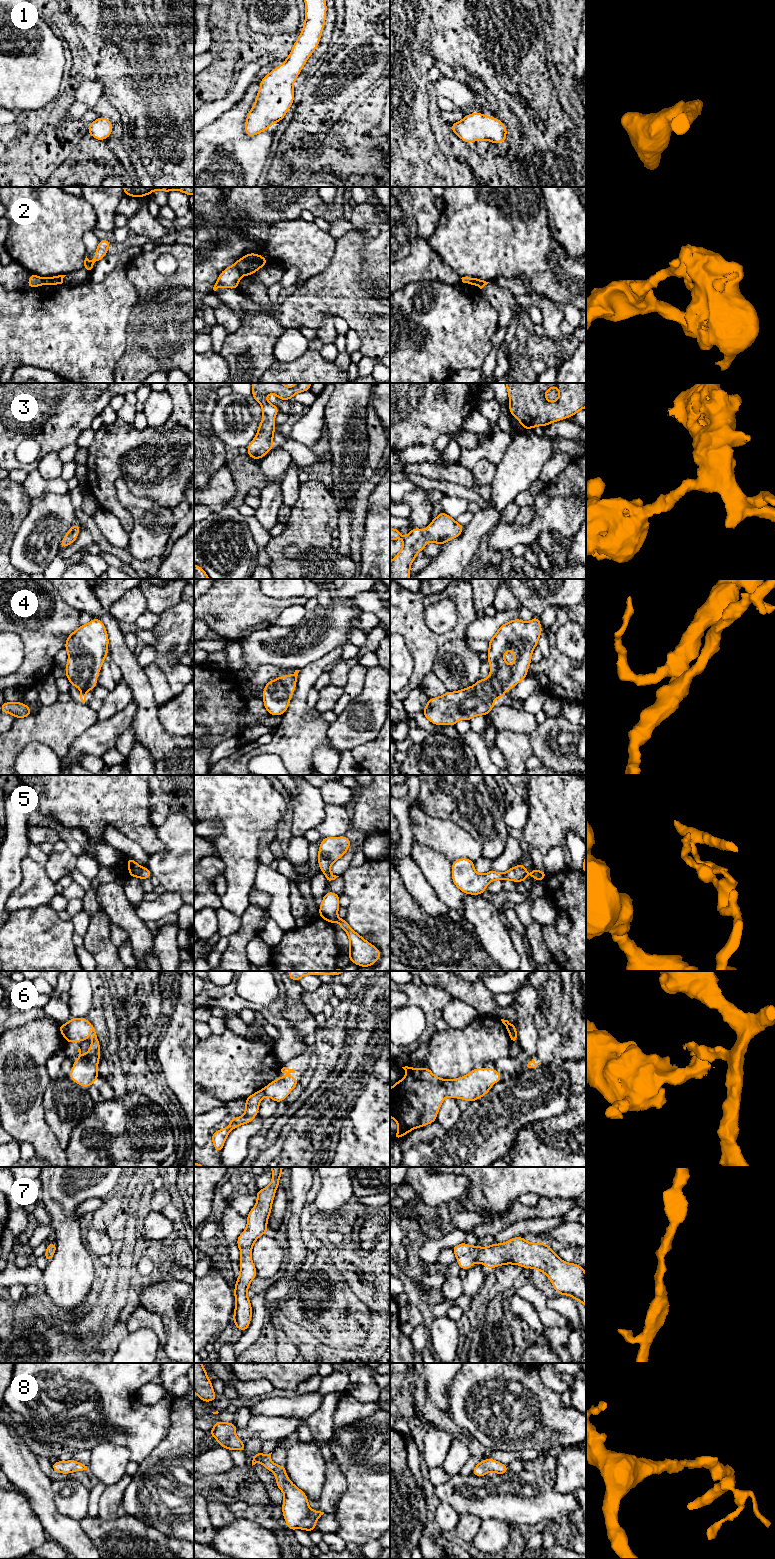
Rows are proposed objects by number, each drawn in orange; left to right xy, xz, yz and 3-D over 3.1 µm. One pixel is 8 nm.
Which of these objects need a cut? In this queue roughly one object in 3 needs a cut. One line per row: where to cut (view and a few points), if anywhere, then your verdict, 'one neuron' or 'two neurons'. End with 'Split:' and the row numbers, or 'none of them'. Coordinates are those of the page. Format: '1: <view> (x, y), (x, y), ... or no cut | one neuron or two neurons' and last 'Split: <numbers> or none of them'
1: no cut | one neuron
2: xz (234, 264), (241, 275) | two neurons
3: no cut | one neuron
4: no cut | one neuron
5: xy (141, 868), (137, 876) | two neurons
6: xy (67, 1024), (65, 1038) | two neurons
7: no cut | one neuron
8: no cut | one neuron
Split: 2, 5, 6

